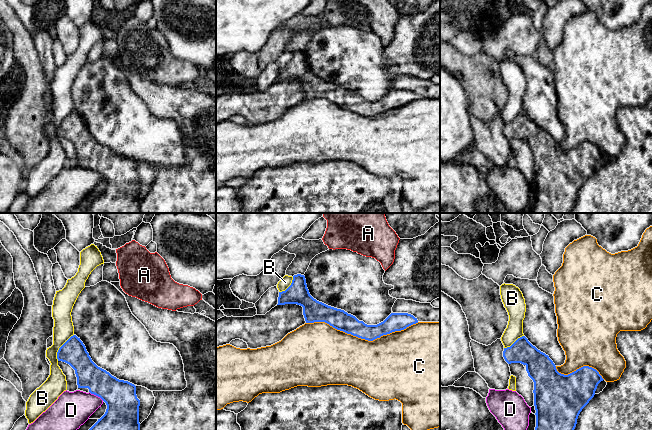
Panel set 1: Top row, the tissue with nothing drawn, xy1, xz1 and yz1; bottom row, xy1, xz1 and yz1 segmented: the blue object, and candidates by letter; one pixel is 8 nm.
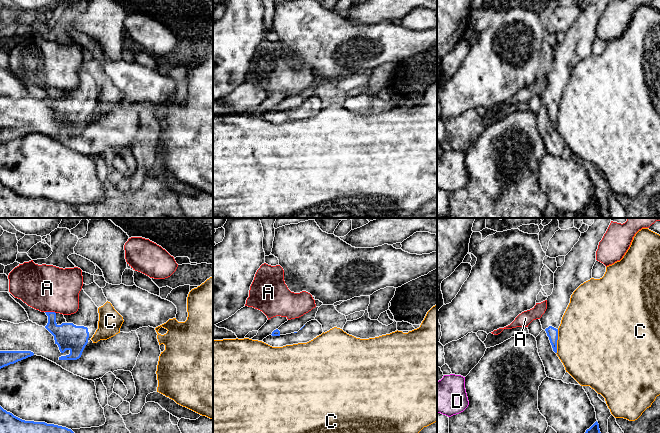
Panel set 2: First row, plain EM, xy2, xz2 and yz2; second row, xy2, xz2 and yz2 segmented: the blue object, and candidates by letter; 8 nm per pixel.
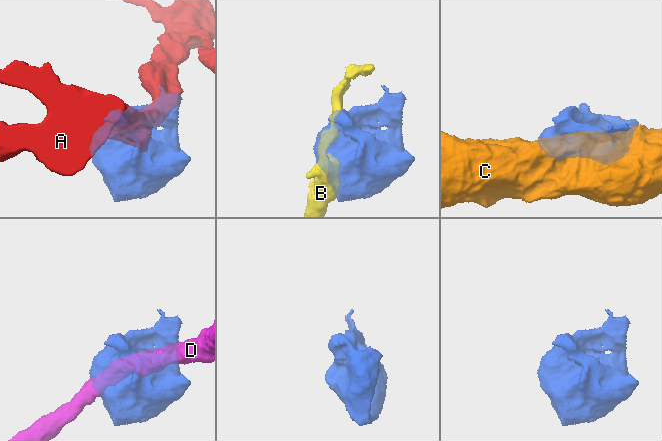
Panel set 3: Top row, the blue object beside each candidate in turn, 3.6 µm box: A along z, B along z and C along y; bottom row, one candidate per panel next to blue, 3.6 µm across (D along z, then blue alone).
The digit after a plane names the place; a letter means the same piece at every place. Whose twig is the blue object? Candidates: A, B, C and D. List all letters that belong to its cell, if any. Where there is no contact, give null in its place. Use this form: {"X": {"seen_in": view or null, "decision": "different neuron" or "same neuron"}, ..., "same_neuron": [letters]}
{"A": {"seen_in": "xy2", "decision": "different neuron"}, "B": {"seen_in": "xy1", "decision": "different neuron"}, "C": {"seen_in": "xz1", "decision": "different neuron"}, "D": {"seen_in": "xy1", "decision": "different neuron"}, "same_neuron": []}

